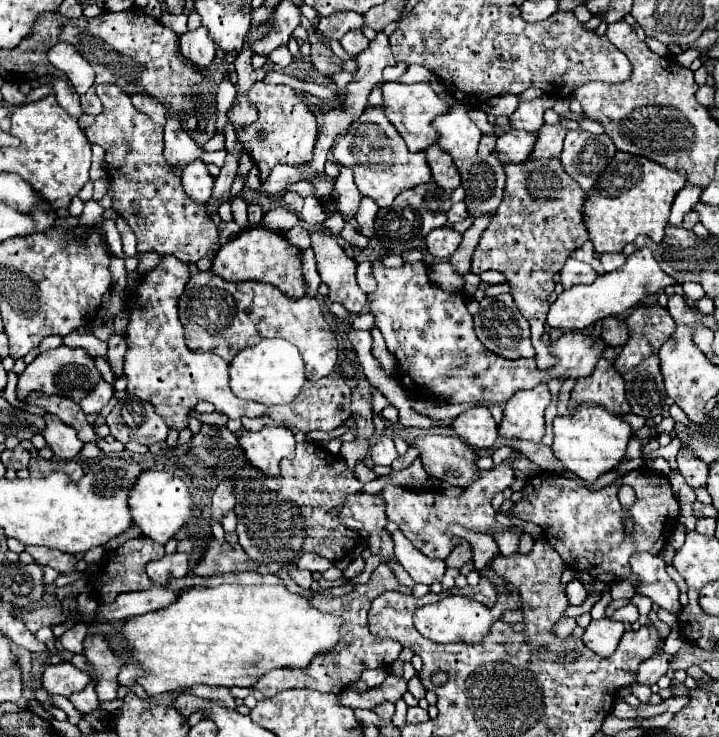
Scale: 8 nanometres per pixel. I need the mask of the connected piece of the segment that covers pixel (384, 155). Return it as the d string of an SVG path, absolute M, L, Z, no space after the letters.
M382 108L364 110L362 118L352 124L350 134L342 136L334 146L334 160L340 166L350 166L354 170L354 184L362 196L372 198L380 208L386 208L394 198L408 188L426 184L432 180L430 166L422 152L412 154L398 130L388 122Z

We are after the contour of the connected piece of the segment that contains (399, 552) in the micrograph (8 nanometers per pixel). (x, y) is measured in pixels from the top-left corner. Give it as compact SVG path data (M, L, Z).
M396 530L392 538L394 538L394 556L404 566L404 570L414 578L414 582L434 584L444 578L446 572L444 560L434 560L418 552L400 530Z

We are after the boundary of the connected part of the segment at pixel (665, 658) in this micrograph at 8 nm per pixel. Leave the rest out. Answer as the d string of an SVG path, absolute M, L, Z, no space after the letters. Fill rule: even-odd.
M660 654L660 656L652 656L650 660L646 660L644 664L640 664L638 672L636 672L636 684L646 684L646 686L654 686L658 682L658 678L662 674L666 674L670 662L674 656L670 654Z

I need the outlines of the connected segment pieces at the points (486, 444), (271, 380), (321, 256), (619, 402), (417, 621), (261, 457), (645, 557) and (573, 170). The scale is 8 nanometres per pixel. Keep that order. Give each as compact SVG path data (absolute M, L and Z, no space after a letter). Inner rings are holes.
M474 406L462 412L458 418L454 418L452 428L462 440L466 440L476 450L492 448L494 440L498 438L496 422L486 406Z
M282 338L262 340L256 346L248 346L236 354L236 358L228 364L230 388L242 400L254 400L264 406L272 404L290 404L296 398L296 392L306 382L304 362L298 348Z
M312 232L312 250L316 270L328 286L328 298L342 304L348 312L360 314L366 308L368 296L356 284L356 262L348 258L332 234Z
M600 358L594 374L590 378L578 378L576 386L572 388L570 396L570 412L582 402L588 404L600 404L610 412L616 414L628 414L630 406L626 404L624 396L624 380L616 372L616 368L610 364L610 360Z
M502 588L502 594L498 596L494 608L487 608L484 605L472 601L469 598L461 596L447 596L436 602L436 604L428 604L422 606L414 612L414 626L422 636L428 636L430 640L436 642L456 642L456 640L464 640L470 644L478 644L480 640L486 638L488 628L492 622L496 622L500 618L500 614L504 610L518 610L522 598L520 594L506 594L506 588Z
M266 426L260 432L244 432L238 442L246 460L266 476L278 476L280 460L294 456L296 446L292 430L286 426Z
M648 552L634 554L630 558L632 574L624 582L616 582L610 588L612 598L632 598L635 594L648 596L660 608L678 614L682 610L678 602L678 586L666 574L666 566L660 556ZM638 585L638 586L637 586Z
M578 128L566 134L560 162L564 164L566 174L574 178L584 192L590 192L596 176L604 172L614 154L616 146L608 140L608 136L594 136Z

